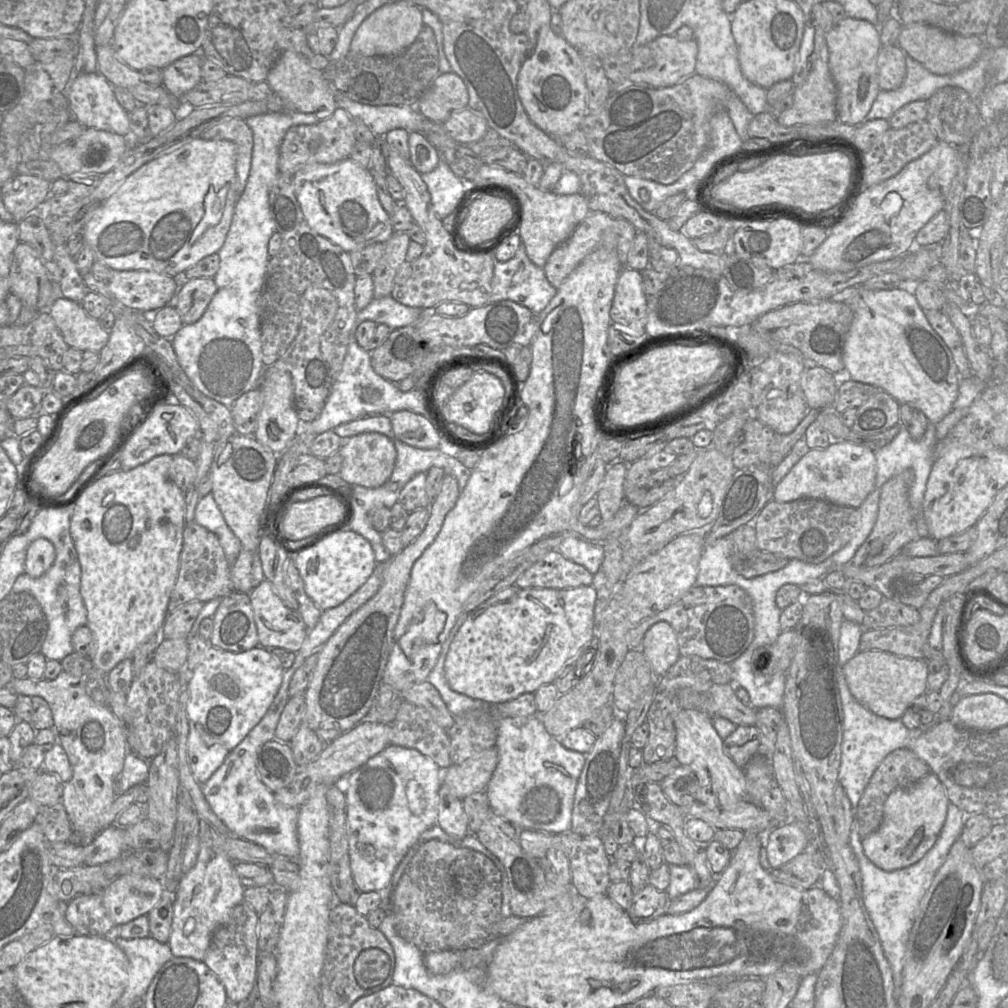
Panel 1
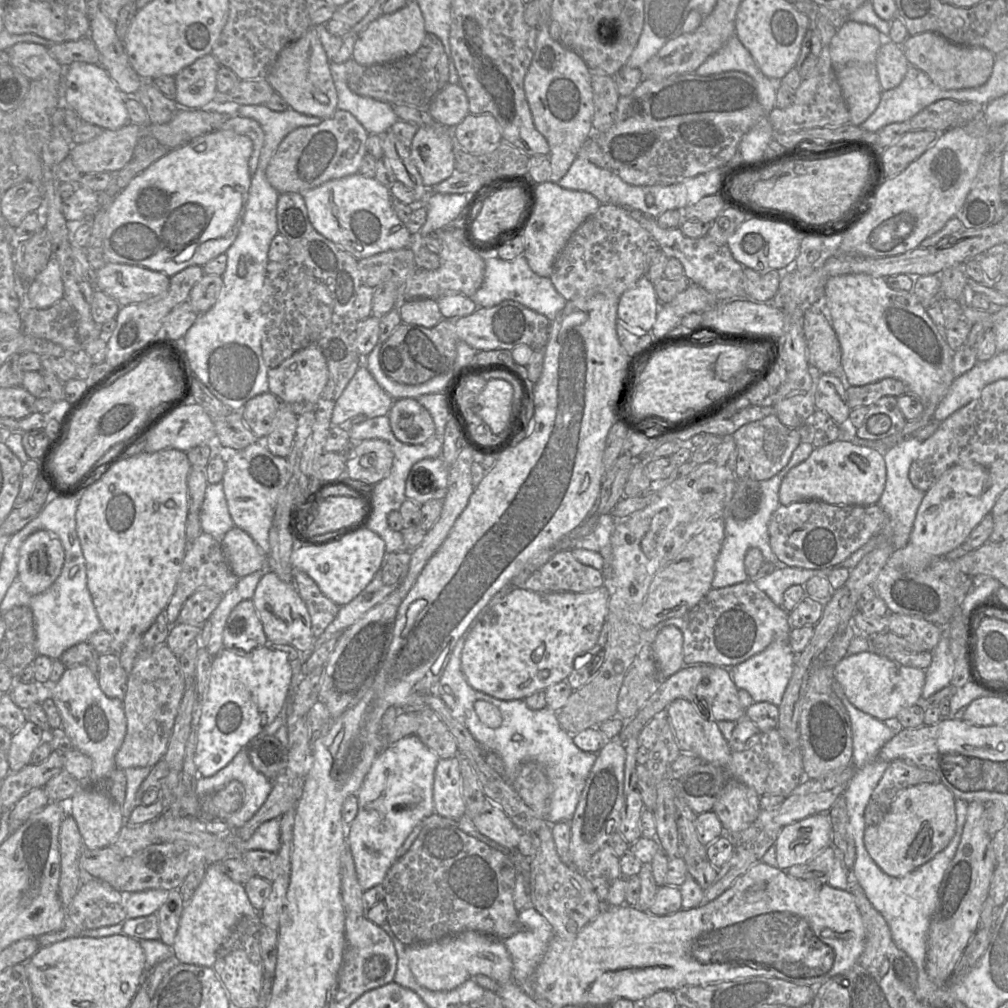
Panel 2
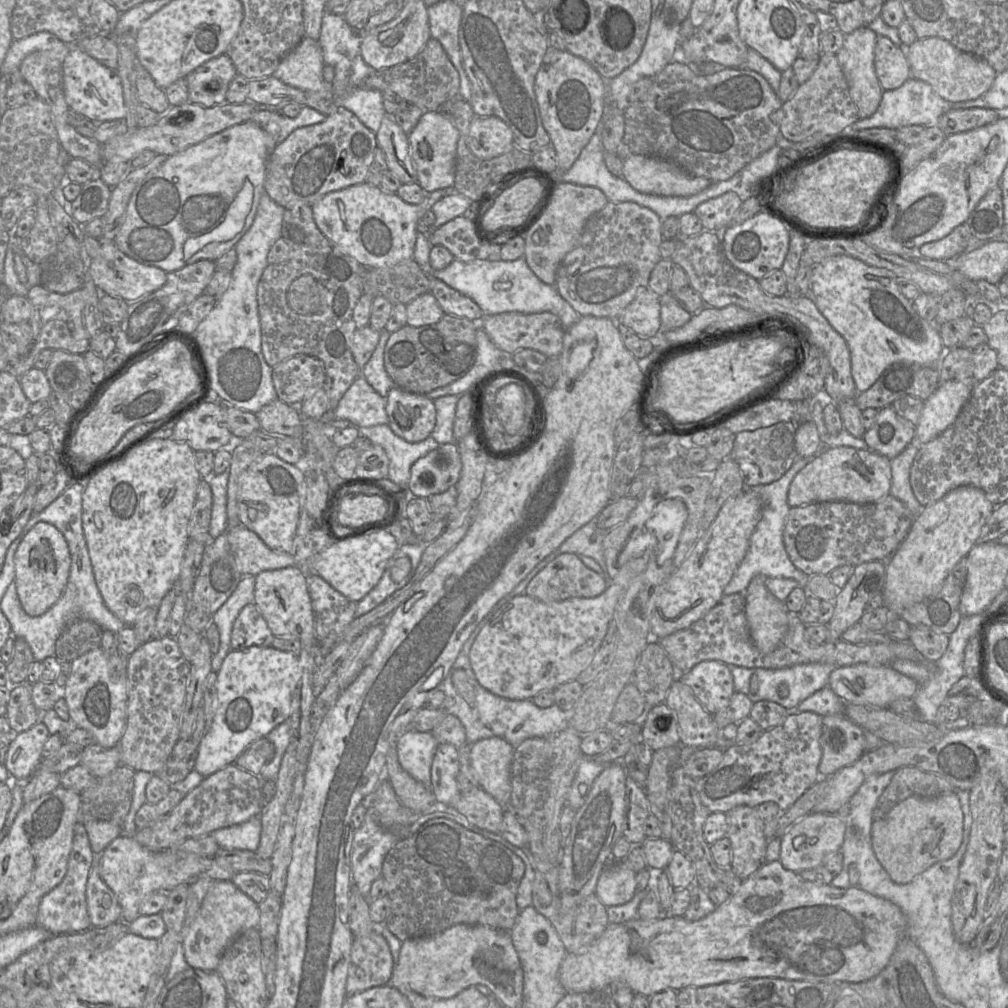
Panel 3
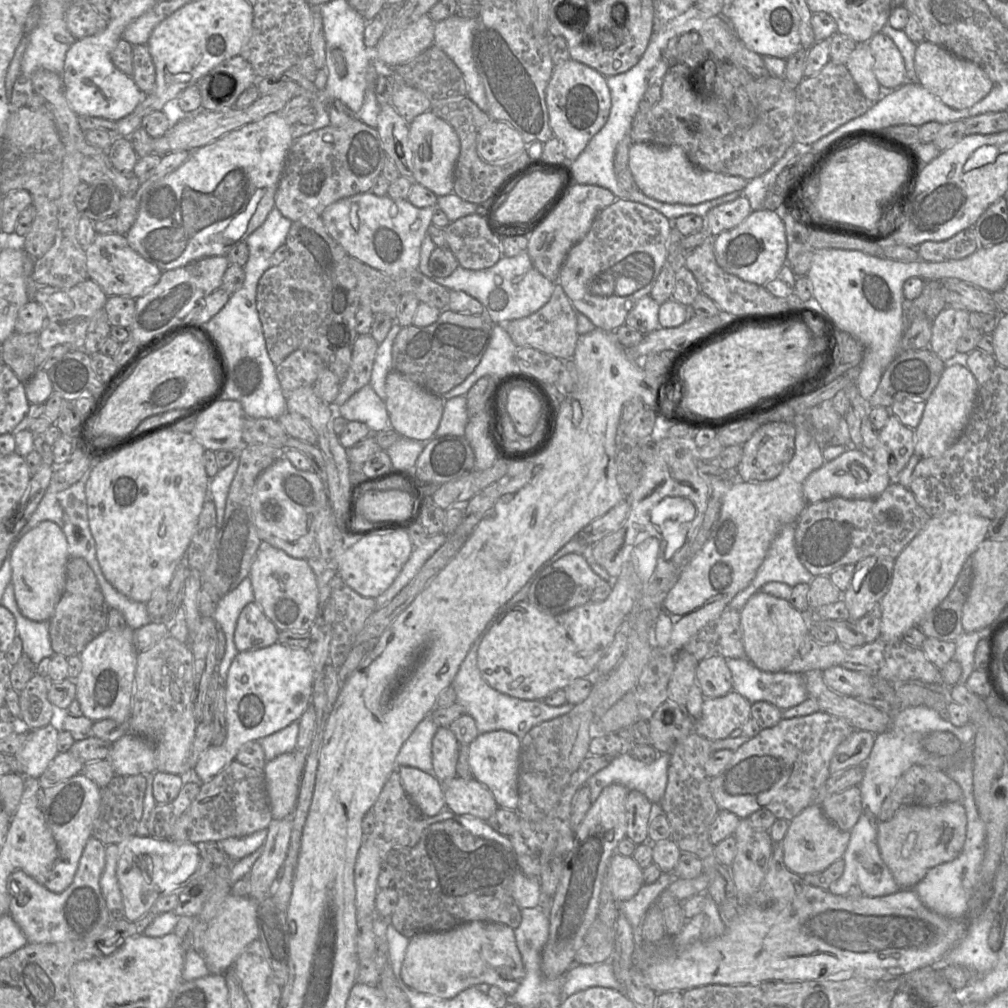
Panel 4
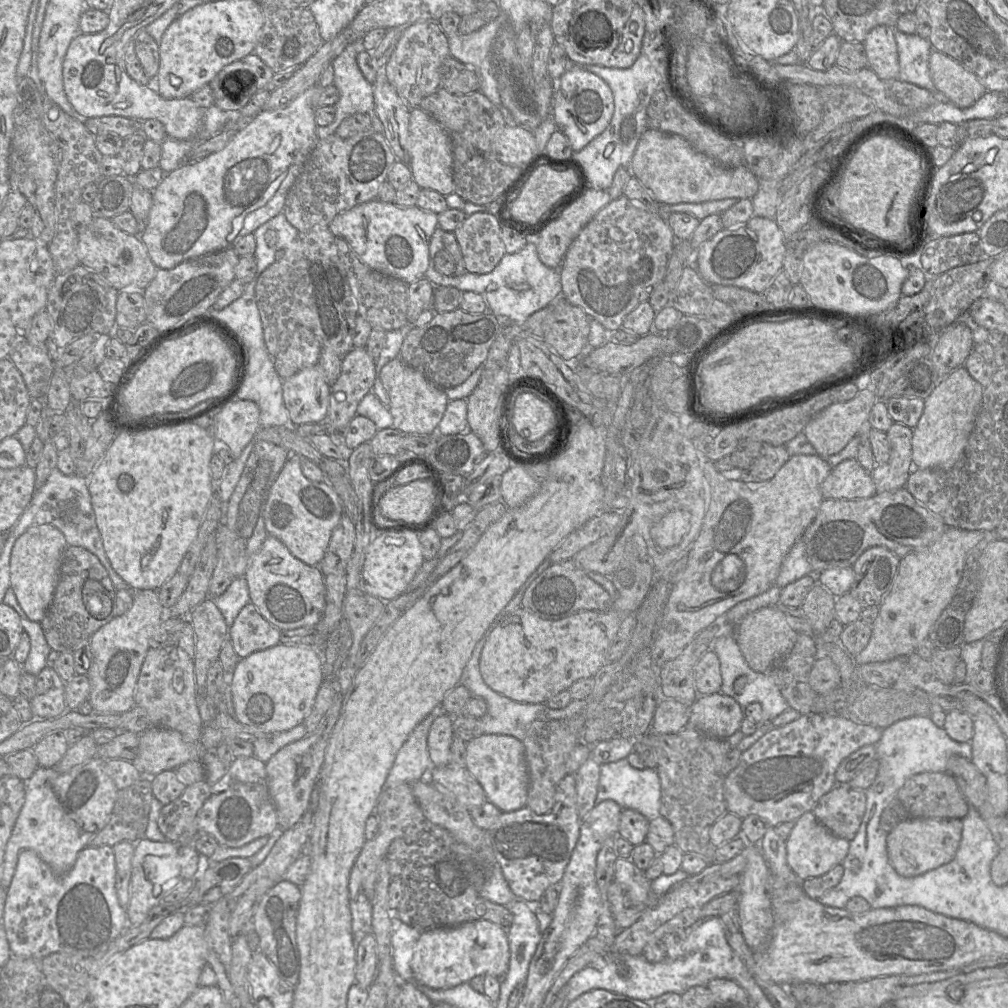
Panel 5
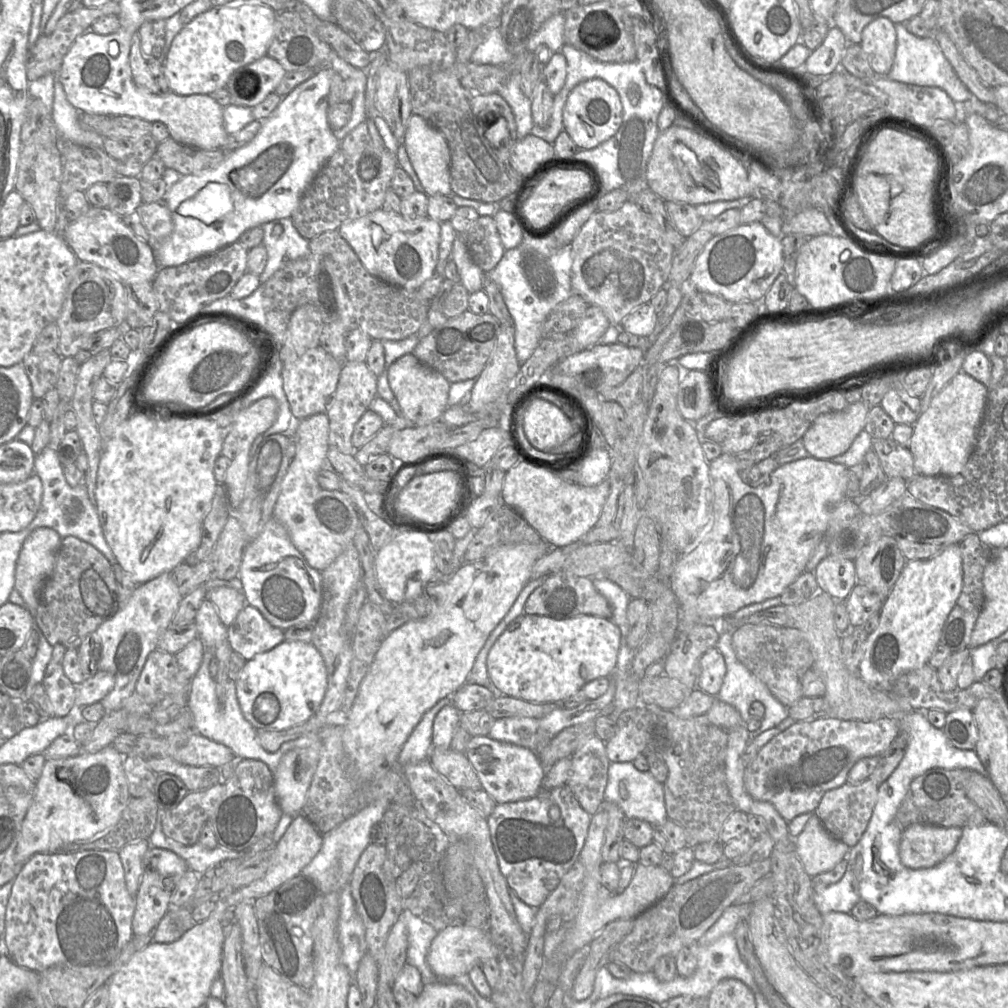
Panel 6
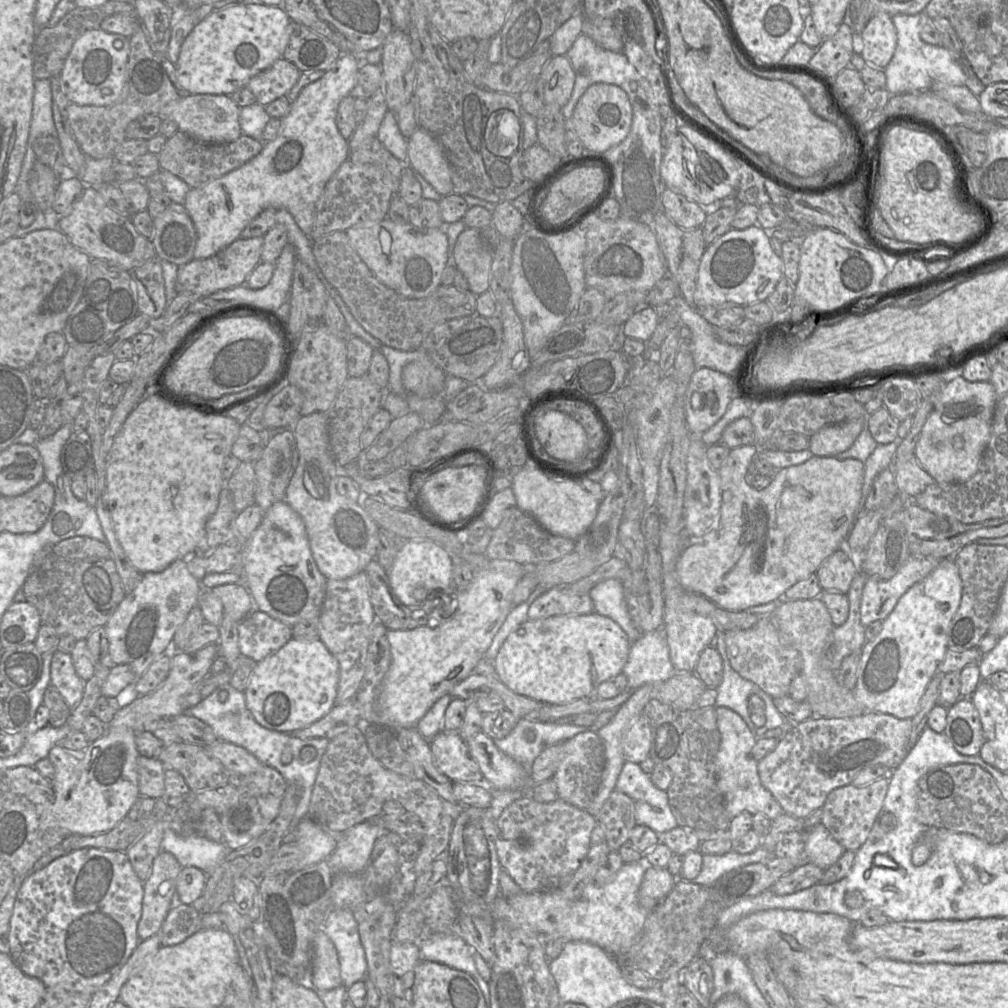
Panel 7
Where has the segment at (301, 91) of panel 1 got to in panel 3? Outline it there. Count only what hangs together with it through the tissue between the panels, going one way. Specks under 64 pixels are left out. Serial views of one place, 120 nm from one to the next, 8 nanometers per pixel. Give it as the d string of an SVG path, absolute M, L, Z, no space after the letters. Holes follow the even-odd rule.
M304 37L280 62L272 74L283 83L309 91L332 91L331 83L323 79L322 49L318 41Z

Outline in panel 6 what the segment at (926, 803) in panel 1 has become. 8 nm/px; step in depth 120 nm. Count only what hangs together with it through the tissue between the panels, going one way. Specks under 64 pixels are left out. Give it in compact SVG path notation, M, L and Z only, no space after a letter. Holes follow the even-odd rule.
M912 824L901 836L899 855L902 864L910 869L936 866L956 848L963 829L931 824Z

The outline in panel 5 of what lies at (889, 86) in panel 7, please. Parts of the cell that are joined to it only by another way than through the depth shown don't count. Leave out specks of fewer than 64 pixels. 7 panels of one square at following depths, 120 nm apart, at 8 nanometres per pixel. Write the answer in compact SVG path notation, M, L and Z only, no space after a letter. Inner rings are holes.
M896 27L892 29L899 60L898 79L929 90L936 101L949 102L946 96L936 89L931 77L929 58L933 47L929 39L917 34L902 33Z

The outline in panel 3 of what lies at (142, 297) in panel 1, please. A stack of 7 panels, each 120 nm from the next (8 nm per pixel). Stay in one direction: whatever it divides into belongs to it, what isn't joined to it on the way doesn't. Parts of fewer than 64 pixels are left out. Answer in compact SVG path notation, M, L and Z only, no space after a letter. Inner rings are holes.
M101 240L100 252L95 258L91 259L88 272L100 293L121 298L128 303L156 291L167 280L167 273L164 270L141 264L130 258L119 250L114 240Z

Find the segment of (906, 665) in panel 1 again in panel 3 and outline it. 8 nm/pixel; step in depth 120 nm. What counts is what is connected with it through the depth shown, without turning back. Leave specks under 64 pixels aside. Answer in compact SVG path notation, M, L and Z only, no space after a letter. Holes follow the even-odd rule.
M859 663L835 668L827 686L845 703L860 704L875 708L886 708L899 698L913 698L920 685L912 678L899 673L890 665Z

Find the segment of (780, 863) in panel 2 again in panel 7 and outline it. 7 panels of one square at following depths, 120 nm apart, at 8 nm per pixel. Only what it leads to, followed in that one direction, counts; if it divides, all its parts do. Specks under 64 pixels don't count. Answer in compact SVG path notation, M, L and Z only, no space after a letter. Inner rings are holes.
M822 822L804 831L806 860L823 870L831 867L845 852L845 848L831 835Z

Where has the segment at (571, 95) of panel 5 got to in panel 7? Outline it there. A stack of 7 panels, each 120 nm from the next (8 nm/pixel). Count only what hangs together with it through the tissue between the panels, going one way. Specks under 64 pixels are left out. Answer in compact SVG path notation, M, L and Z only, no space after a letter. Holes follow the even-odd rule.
M596 83L589 86L576 104L571 116L571 128L589 152L604 153L621 143L632 124L632 105L626 92L619 86Z

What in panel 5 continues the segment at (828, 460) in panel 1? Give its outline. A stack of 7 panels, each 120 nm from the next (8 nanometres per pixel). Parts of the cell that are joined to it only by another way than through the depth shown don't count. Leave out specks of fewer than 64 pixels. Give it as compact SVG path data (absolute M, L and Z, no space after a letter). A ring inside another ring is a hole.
M848 459L833 467L821 485L824 499L863 499L874 496L876 488L871 476L856 459Z

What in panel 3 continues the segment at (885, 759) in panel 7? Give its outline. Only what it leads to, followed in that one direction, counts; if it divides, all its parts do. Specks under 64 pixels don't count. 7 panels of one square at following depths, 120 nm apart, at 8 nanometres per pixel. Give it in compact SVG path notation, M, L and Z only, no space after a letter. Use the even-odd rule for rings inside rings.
M790 711L781 725L764 730L756 741L730 744L721 762L696 780L702 804L711 813L727 813L741 805L757 807L767 801L775 802L781 812L787 810L820 778L822 719L815 712Z

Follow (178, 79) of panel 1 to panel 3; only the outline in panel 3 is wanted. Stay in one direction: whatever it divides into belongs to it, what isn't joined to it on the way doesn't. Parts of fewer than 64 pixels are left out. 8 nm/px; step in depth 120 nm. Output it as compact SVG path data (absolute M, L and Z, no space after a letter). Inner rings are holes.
M222 54L212 58L185 77L188 102L204 107L226 102L229 84L236 75L236 68L229 56Z

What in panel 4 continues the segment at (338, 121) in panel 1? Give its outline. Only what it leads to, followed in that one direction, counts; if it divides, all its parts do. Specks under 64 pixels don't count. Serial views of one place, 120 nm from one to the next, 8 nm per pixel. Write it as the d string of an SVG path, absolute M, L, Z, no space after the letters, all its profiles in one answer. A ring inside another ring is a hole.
M359 118L341 127L328 125L294 139L275 193L275 207L292 222L303 216L321 216L327 206L339 199L369 192L375 179L381 174L387 154L379 133Z

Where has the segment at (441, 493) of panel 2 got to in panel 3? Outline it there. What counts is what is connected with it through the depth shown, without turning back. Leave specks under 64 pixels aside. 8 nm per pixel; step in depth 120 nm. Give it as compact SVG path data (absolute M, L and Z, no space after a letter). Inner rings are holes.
M457 442L441 444L412 465L407 492L425 499L445 492L456 485L461 469Z

